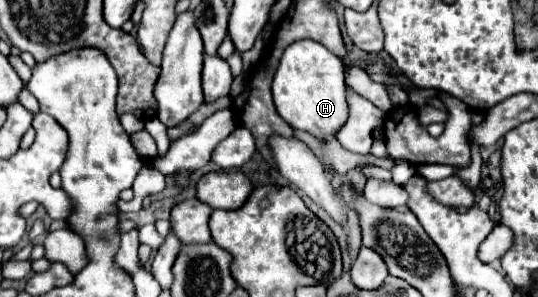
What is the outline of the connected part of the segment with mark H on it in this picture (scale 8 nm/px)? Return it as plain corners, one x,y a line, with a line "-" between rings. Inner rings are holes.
306,39
306,41
296,41
286,47
286,51
280,59
280,65
276,69
276,75
274,75
272,95
274,95
274,105
280,113
280,117
290,127
294,127
298,131
306,131
320,141
334,137
342,129
342,125
346,125
346,121
348,121
348,87
344,81
344,61
316,41

